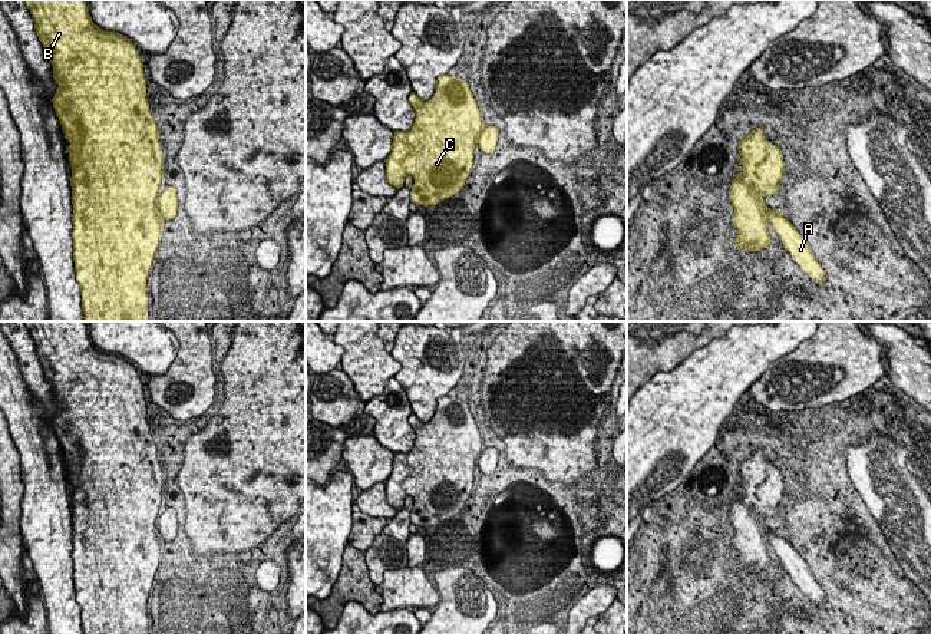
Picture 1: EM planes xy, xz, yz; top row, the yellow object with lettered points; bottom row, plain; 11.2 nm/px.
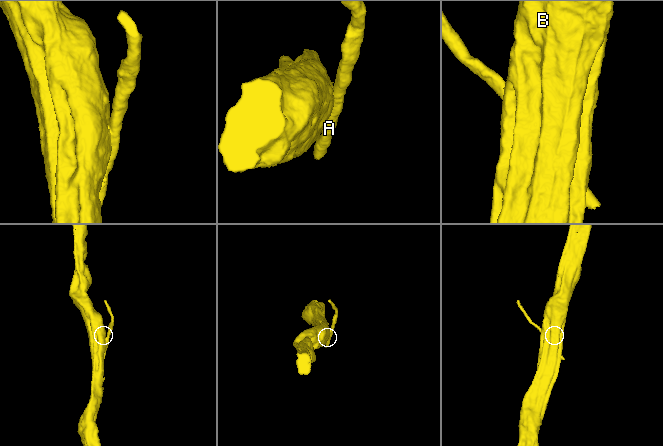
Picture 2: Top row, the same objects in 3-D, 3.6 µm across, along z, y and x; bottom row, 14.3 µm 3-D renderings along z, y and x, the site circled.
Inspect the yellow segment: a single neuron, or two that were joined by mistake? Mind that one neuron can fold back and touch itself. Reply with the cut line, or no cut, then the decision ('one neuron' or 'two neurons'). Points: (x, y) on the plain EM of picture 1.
cut in xy along (155, 521), (159, 561); two neurons

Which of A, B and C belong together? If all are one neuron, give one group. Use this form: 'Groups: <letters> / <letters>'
Groups: A / B C

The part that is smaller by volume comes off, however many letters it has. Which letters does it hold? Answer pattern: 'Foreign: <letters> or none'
Foreign: A

